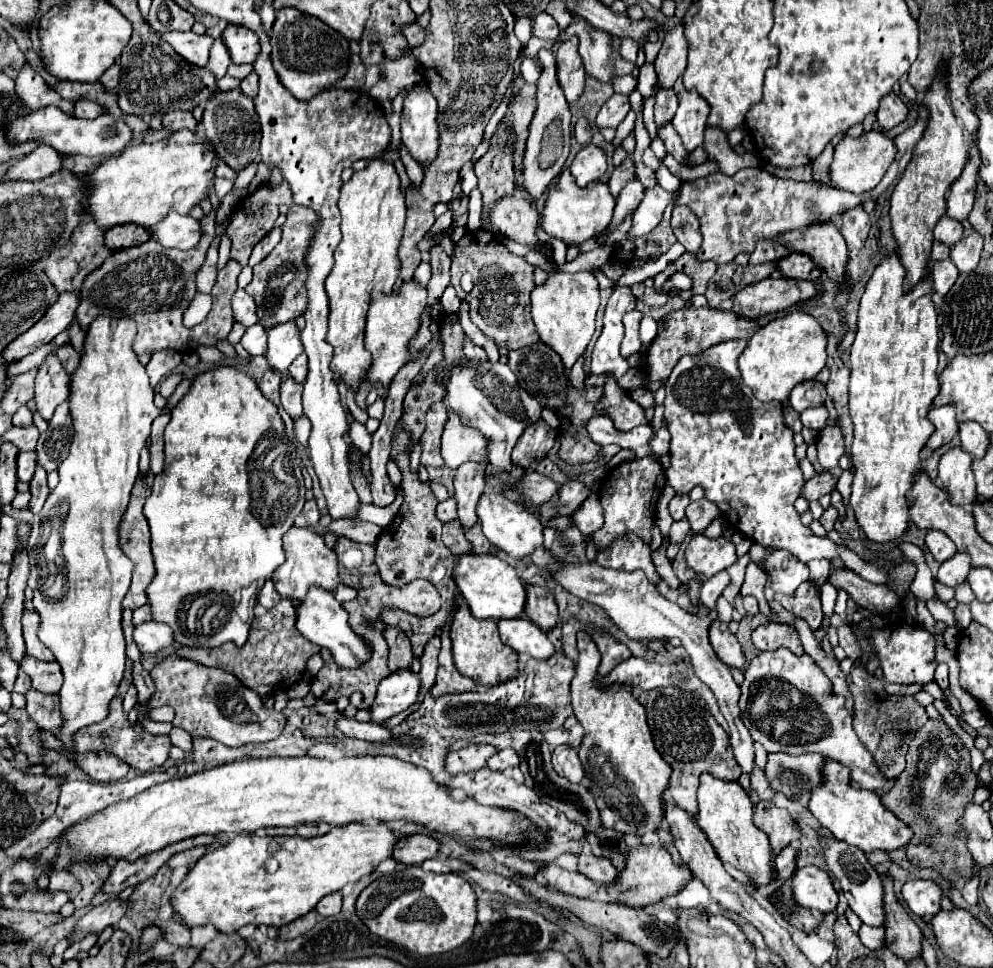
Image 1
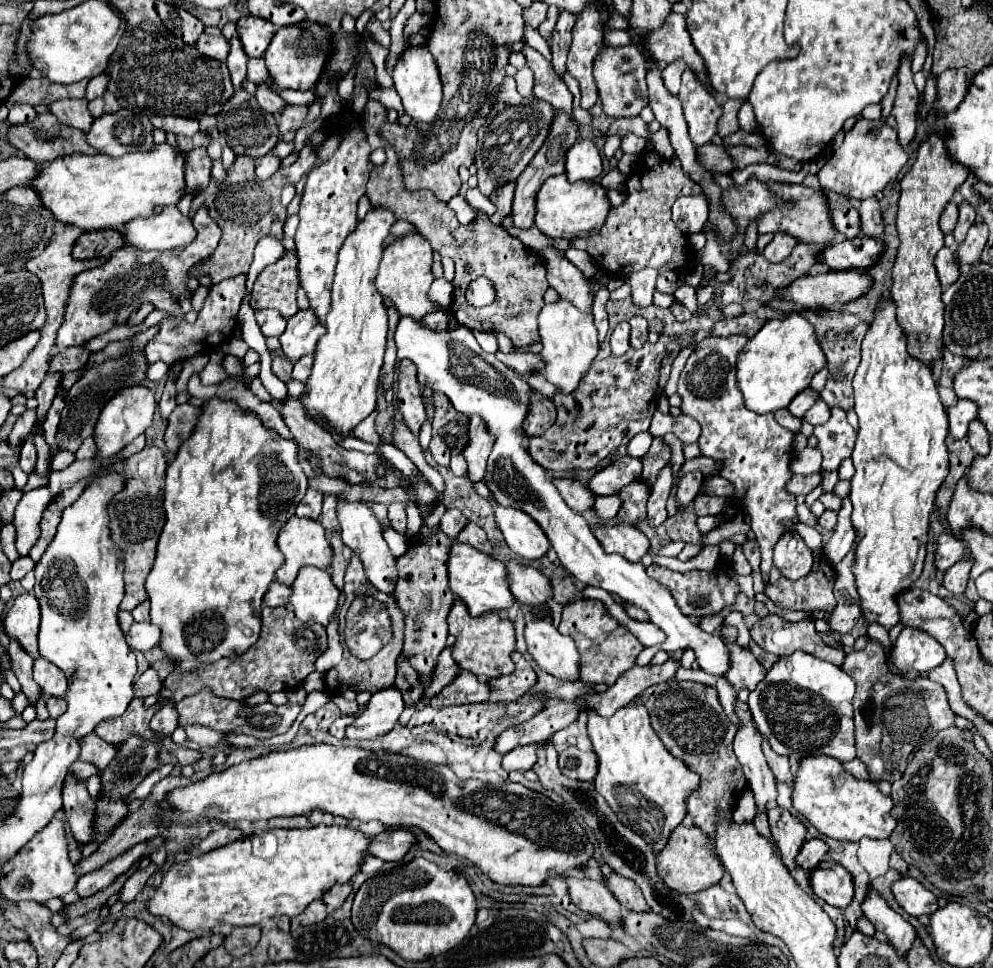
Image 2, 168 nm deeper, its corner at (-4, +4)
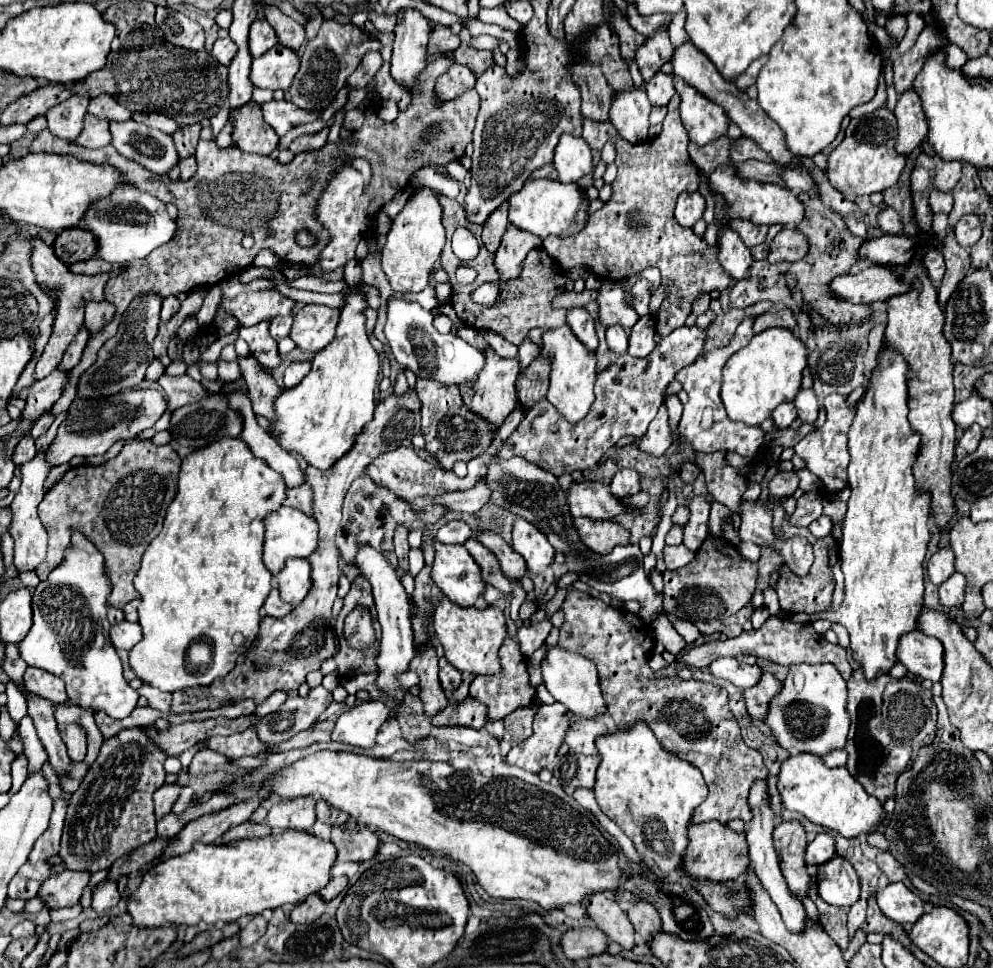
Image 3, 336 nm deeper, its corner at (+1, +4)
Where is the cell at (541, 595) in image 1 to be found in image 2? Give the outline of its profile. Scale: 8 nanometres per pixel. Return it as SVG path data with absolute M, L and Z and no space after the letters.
M517 561L507 563L511 593L521 605L527 607L547 607L547 601L553 599L551 581L535 567L521 565Z

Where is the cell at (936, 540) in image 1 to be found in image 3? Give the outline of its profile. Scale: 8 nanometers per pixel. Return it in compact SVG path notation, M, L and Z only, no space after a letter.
M940 549L928 561L928 575L936 587L942 585L954 571L954 553L950 549Z

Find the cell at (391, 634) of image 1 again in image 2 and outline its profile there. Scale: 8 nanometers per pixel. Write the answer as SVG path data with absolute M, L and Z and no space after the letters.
M399 655L399 659L397 659L395 687L403 693L403 701L407 705L415 705L423 697L423 683L419 679L419 673L415 669L411 669L411 663L407 663L407 659L403 659L403 655Z

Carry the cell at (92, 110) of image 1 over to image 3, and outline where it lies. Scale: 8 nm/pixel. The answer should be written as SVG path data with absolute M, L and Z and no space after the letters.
M102 93L94 99L90 99L88 105L88 113L100 117L100 119L108 119L108 121L128 121L130 119L130 111L126 111L126 107L122 107L112 95Z

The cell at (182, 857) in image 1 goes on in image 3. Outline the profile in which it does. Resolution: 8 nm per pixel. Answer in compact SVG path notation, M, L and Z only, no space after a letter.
M246 821L242 825L236 825L232 829L228 829L222 837L224 843L230 843L230 841L238 841L238 839L248 839L248 837L266 837L272 833L272 827L268 827L266 823L252 823L252 821Z

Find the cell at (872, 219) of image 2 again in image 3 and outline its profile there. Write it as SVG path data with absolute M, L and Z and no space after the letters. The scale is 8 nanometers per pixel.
M892 207L884 209L884 211L878 215L878 223L880 223L882 233L902 233L902 227L904 227L900 215L898 215Z

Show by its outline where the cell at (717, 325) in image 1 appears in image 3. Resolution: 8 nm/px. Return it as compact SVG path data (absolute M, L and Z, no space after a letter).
M772 309L764 315L760 315L754 323L754 333L762 333L770 327L784 327L784 329L794 329L796 327L796 319L794 313L790 313L788 309Z

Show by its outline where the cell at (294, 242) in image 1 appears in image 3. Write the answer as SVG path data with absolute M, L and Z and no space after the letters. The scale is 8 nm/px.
M276 289L258 291L258 293L242 293L234 299L224 299L222 309L238 319L244 327L252 327L264 319L272 319L278 315L290 315L294 301Z

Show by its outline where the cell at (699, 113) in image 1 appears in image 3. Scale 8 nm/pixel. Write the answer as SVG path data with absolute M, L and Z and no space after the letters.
M676 81L676 91L682 97L680 115L692 141L696 141L698 145L706 145L726 135L730 119L720 105L712 103L684 81Z

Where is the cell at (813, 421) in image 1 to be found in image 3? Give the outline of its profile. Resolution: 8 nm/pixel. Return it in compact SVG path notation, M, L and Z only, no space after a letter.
M798 389L794 397L794 405L798 409L798 417L804 423L814 423L818 419L818 399L812 389Z

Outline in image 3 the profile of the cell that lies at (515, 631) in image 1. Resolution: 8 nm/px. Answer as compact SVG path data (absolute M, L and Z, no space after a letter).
M544 645L544 647L548 649L548 657L542 661L542 675L544 675L544 683L550 691L550 695L582 719L596 719L600 715L606 715L608 707L602 697L602 691L600 691L598 673L596 673L594 663L590 663L590 659L586 659L582 655L564 651L560 647L548 647L548 645Z

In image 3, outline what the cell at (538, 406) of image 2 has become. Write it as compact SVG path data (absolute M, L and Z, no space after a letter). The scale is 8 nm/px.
M538 353L534 363L530 363L528 369L520 371L518 381L516 381L518 399L526 411L538 399L546 397L548 379L550 379L550 359L546 359L546 355L542 355L542 353Z

